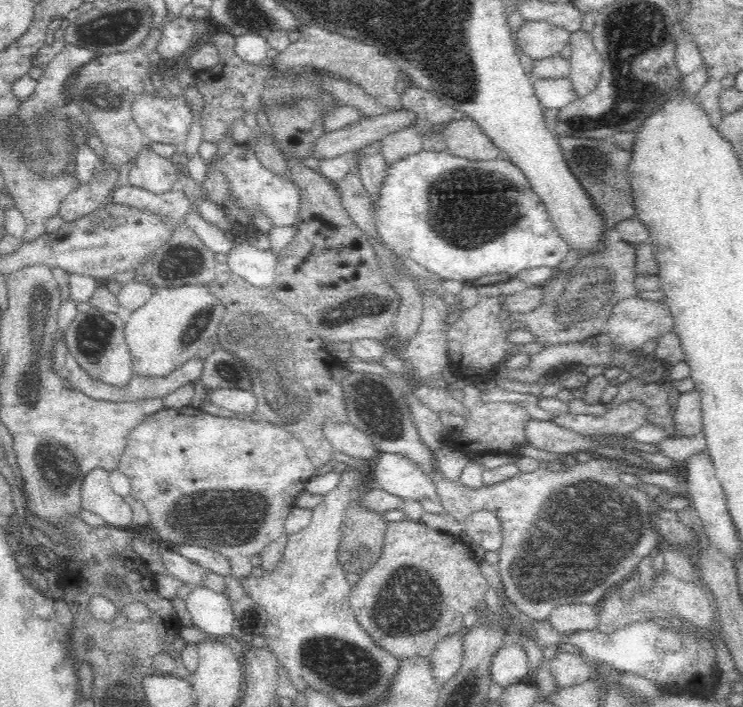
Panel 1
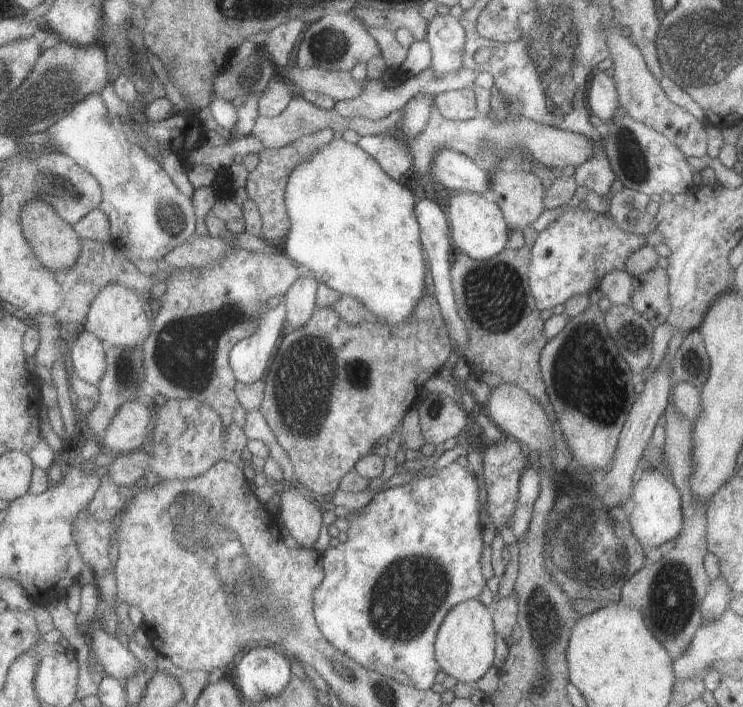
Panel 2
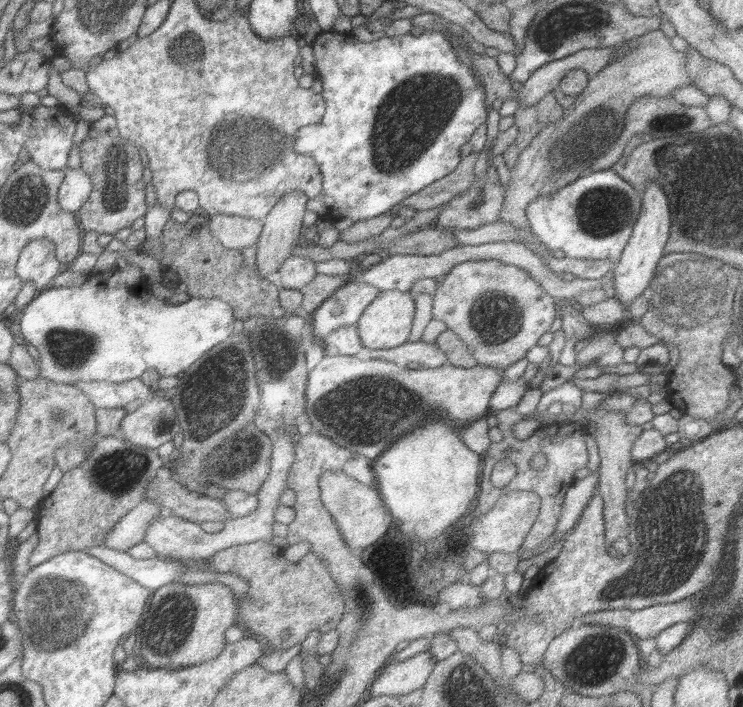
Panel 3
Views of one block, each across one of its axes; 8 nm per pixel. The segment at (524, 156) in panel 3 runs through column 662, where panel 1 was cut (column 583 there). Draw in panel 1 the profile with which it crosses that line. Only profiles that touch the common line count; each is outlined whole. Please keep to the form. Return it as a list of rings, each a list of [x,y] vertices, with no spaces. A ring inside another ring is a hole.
[[[574,32],[570,36],[572,56],[568,80],[574,84],[574,94],[578,98],[588,96],[596,86],[604,70],[604,58],[594,48],[594,38],[590,32]]]

